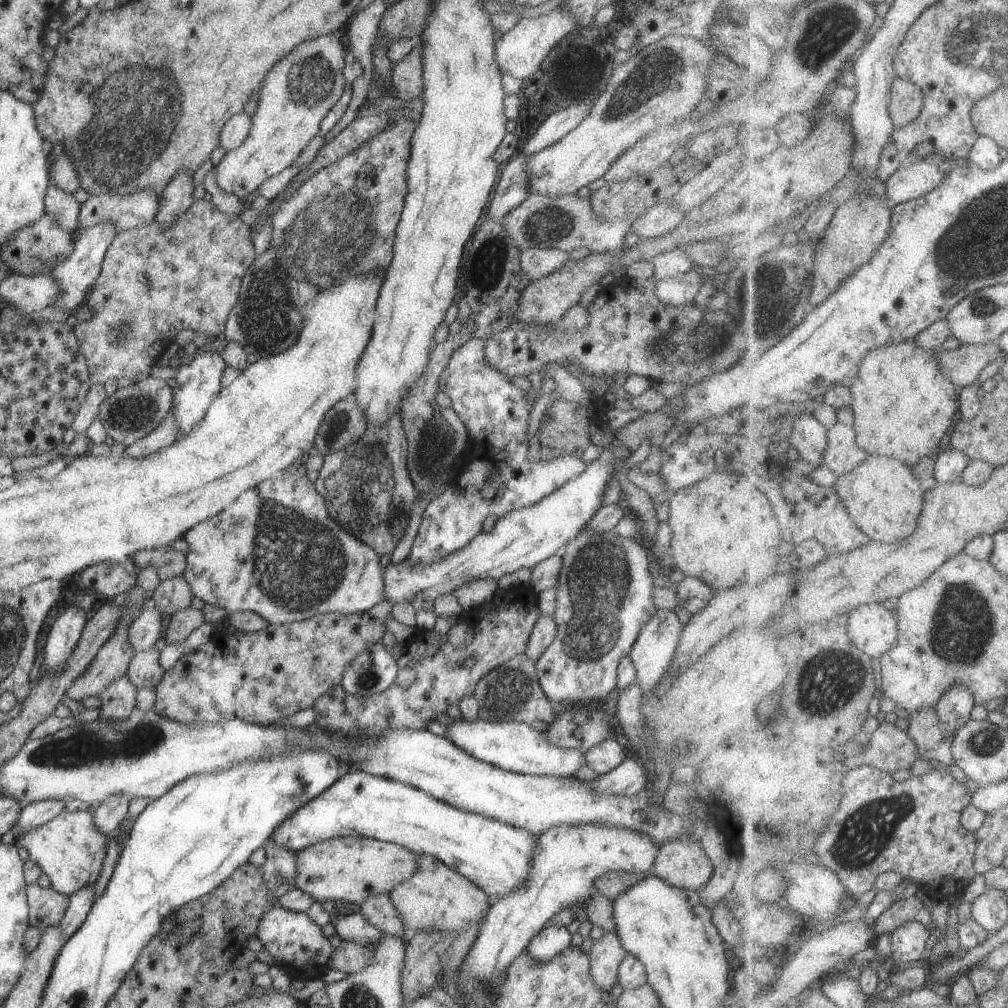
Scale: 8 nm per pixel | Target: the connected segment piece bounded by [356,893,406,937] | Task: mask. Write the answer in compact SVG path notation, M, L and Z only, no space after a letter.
M389 893L363 900L357 907L368 924L382 933L405 936L406 923L394 908Z

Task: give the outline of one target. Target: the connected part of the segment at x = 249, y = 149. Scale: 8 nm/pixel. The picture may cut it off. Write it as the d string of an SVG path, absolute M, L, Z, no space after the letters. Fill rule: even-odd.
M340 30L303 42L266 73L246 140L240 146L227 150L221 162L215 166L217 185L226 194L236 195L245 203L252 201L262 182L290 167L300 152L316 138L322 119L344 94L346 82L343 68L348 50L344 38L343 30Z

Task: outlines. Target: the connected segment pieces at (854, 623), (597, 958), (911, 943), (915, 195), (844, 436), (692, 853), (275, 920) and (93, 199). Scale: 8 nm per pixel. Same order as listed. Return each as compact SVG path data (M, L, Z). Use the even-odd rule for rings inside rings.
M884 603L862 605L851 612L850 632L854 642L877 661L898 648L901 628L896 611L888 610Z
M606 932L590 950L592 982L599 989L610 992L617 982L617 970L625 956L626 952L619 936L615 932Z
M918 920L903 924L892 935L894 963L900 968L924 963L924 948L930 934L929 926Z
M932 159L902 167L886 181L889 200L897 206L926 196L944 182L947 174Z
M837 422L829 430L829 449L825 456L825 466L840 476L850 474L859 464L865 463L871 454L857 441L855 425Z
M682 835L659 846L653 872L669 885L696 891L710 880L713 864L698 841Z
M277 903L259 920L255 936L263 944L264 950L268 950L268 954L271 954L292 976L306 981L320 979L324 973L332 969L330 961L335 948L322 933L321 926L318 926L306 913L282 908Z
M150 189L129 195L90 195L80 205L80 229L90 228L103 222L111 222L115 232L145 227L155 220L159 198Z

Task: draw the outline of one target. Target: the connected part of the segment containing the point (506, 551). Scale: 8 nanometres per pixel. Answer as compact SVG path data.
M609 447L604 448L602 454L591 464L587 464L586 470L578 475L573 481L561 486L557 491L544 497L531 507L522 507L513 510L497 520L490 532L480 531L464 548L443 556L440 560L431 563L417 563L406 558L399 563L390 563L383 570L383 587L385 600L393 606L398 603L410 603L411 605L422 605L423 602L434 602L439 596L448 595L460 588L465 582L474 579L494 579L496 581L505 574L512 574L521 568L533 569L539 562L550 558L556 552L561 552L565 546L575 539L583 530L583 526L594 516L601 507L604 488L614 474L612 460L613 455Z

